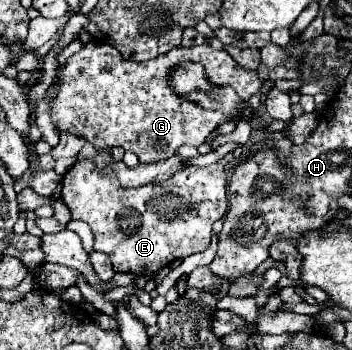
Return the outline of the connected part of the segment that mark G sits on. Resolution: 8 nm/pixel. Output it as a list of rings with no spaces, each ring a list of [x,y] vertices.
[[[88,42],[86,48],[78,54],[74,54],[72,58],[66,60],[66,64],[62,66],[60,74],[62,80],[58,82],[58,92],[50,102],[50,118],[52,124],[56,126],[58,132],[70,132],[74,136],[80,136],[86,140],[86,144],[92,144],[98,150],[106,150],[106,148],[114,148],[120,146],[128,152],[134,152],[140,162],[158,162],[158,160],[166,160],[170,158],[178,146],[188,144],[188,146],[200,146],[208,134],[222,122],[230,120],[230,116],[224,116],[222,112],[210,112],[200,108],[198,104],[192,104],[180,96],[176,96],[172,92],[172,88],[166,82],[166,74],[180,62],[184,60],[192,60],[192,62],[200,62],[206,68],[206,76],[214,82],[214,84],[230,84],[240,96],[242,100],[248,100],[252,94],[260,92],[260,76],[258,70],[250,70],[240,66],[226,50],[214,50],[208,44],[200,44],[200,46],[192,46],[192,48],[172,48],[166,54],[160,54],[148,62],[132,62],[132,60],[124,60],[120,58],[120,52],[116,52],[116,48],[112,48],[106,42]]]

